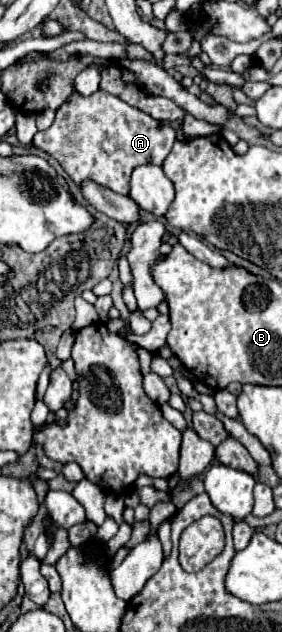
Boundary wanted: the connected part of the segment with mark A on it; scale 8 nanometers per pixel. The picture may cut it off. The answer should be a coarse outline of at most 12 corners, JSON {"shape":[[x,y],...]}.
{"shape":[[102,90],[74,92],[32,144],[84,178],[128,194],[160,164],[172,126]]}

